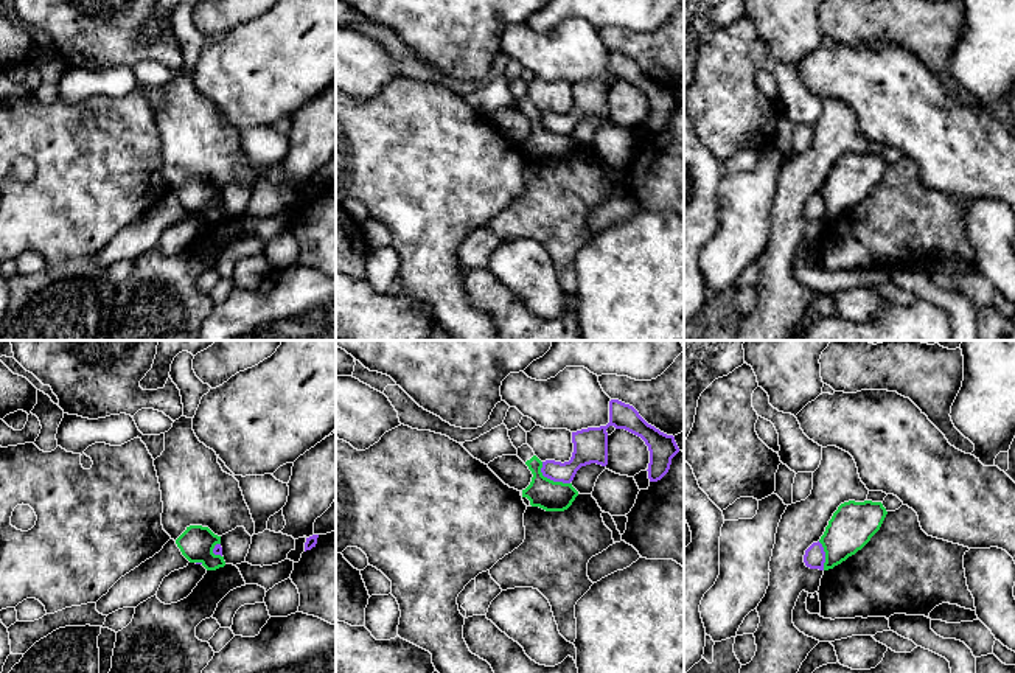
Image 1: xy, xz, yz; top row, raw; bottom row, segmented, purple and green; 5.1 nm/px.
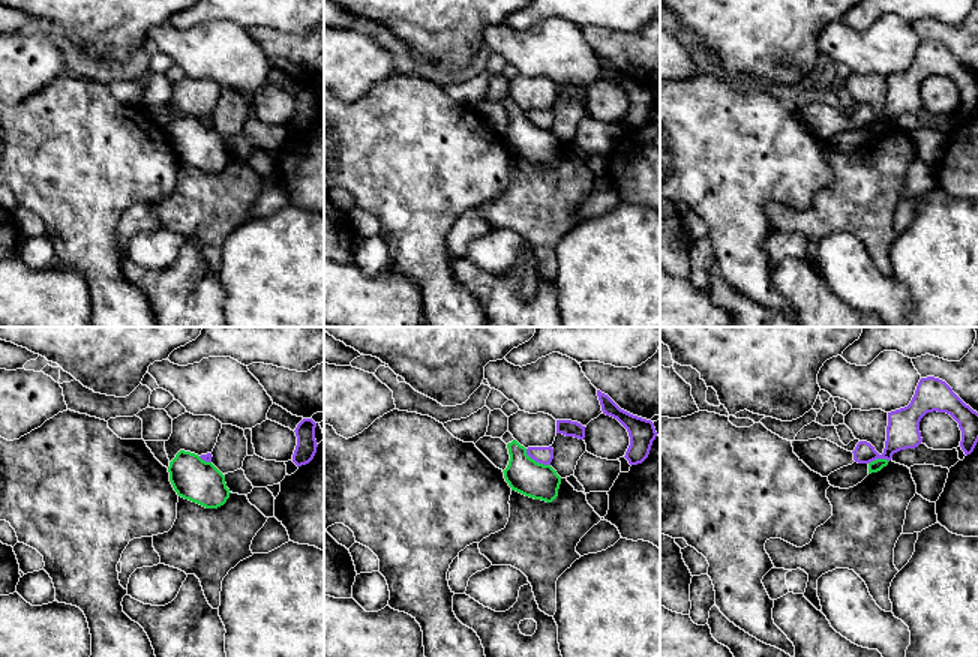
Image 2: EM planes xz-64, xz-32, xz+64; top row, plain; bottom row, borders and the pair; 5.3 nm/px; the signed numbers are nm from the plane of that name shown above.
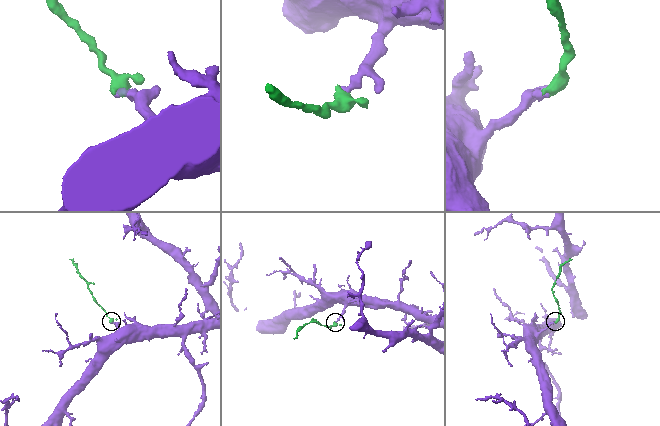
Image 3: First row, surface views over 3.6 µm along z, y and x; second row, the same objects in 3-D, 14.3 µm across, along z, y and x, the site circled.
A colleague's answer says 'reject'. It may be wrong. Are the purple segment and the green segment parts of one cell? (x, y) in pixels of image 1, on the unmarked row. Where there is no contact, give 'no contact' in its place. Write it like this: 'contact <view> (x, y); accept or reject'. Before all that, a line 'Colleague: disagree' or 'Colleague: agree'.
Colleague: agree
contact xz (551, 131); reject

